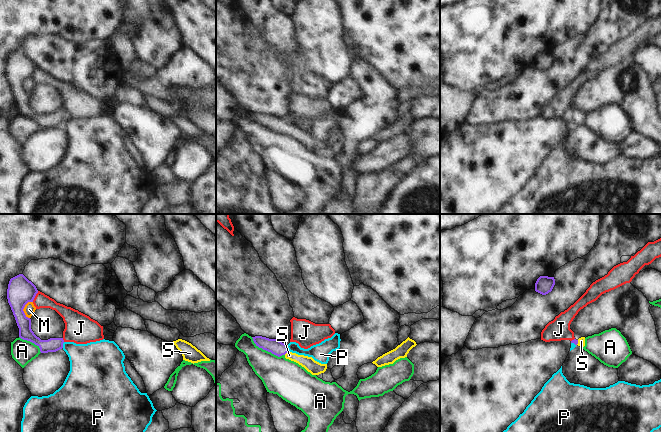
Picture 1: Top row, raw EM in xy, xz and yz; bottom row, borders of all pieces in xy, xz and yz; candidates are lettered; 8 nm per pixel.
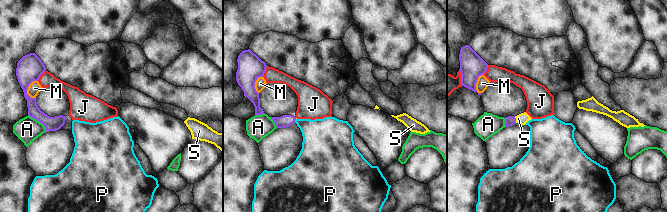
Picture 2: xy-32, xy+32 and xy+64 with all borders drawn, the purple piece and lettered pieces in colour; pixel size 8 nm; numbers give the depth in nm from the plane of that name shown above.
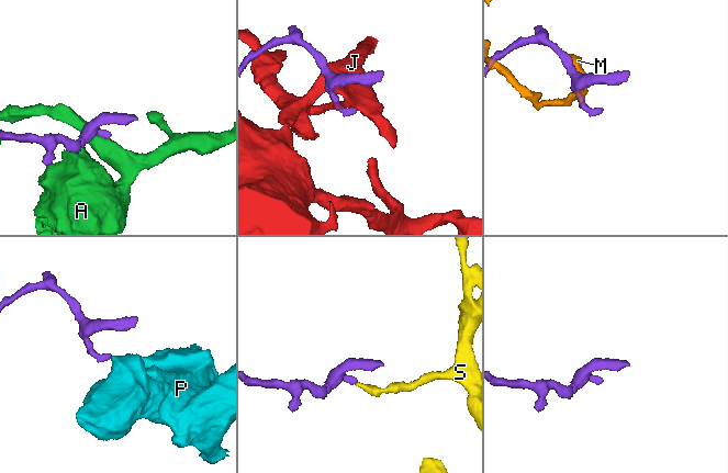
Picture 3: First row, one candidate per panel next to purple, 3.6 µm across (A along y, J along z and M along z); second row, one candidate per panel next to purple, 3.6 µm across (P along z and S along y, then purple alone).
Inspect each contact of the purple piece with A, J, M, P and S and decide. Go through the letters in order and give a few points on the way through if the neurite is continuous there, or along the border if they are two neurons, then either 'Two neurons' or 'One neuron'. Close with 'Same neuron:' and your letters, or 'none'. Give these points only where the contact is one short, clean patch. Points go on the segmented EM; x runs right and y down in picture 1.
A: Boundary: xz (251, 337), (259, 347), (278, 356), (284, 355). Two neurons
J: Two neurons
M: Boundary: xy (32, 301), (29, 301), (23, 309), (24, 314), (28, 318). Two neurons
P: Boundary: xy (64, 342), (62, 347). Two neurons
S: Path across: xz (276, 347), (286, 352), (312, 366). One neuron
Same neuron: S

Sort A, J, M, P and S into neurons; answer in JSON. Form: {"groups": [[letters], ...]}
{"groups": [["A"], ["J"], ["M"], ["P"], ["S"]]}

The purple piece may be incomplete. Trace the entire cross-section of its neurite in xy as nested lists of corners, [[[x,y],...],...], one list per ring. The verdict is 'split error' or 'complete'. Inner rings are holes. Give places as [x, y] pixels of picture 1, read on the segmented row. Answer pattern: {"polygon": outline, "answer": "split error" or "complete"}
{"polygon": [[[23,274],[10,279],[7,289],[7,299],[19,328],[19,337],[30,341],[40,348],[41,353],[56,352],[63,348],[63,338],[41,340],[31,329],[31,319],[23,309],[28,302],[33,302],[38,290]]], "answer": "complete"}

